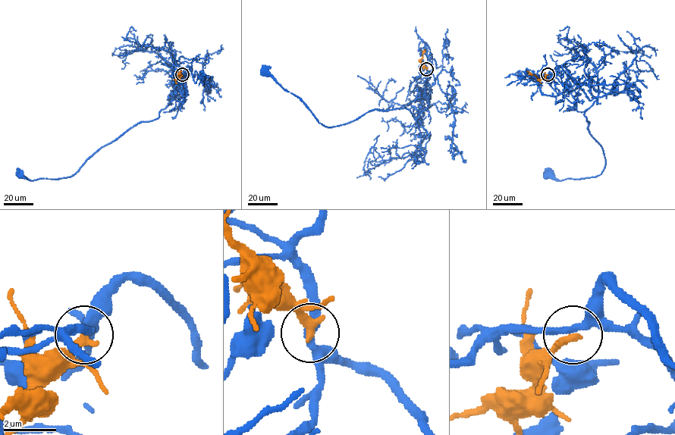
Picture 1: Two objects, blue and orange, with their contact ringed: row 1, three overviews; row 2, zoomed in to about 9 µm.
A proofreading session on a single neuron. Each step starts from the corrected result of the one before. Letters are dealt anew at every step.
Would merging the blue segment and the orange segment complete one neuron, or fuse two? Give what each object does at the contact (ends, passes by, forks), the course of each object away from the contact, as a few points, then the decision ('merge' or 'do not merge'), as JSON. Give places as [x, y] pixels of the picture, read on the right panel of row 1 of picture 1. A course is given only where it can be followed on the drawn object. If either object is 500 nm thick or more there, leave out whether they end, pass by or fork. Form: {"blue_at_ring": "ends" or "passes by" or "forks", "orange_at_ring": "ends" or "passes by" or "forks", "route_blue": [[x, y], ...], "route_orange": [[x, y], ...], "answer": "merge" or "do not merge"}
{"blue_at_ring": "passes by", "orange_at_ring": "ends", "route_blue": [[547, 74], [563, 70], [590, 88], [597, 98], [584, 115], [605, 160], [594, 177], [547, 175]], "route_orange": [[547, 75], [540, 79], [527, 71]], "answer": "do not merge"}

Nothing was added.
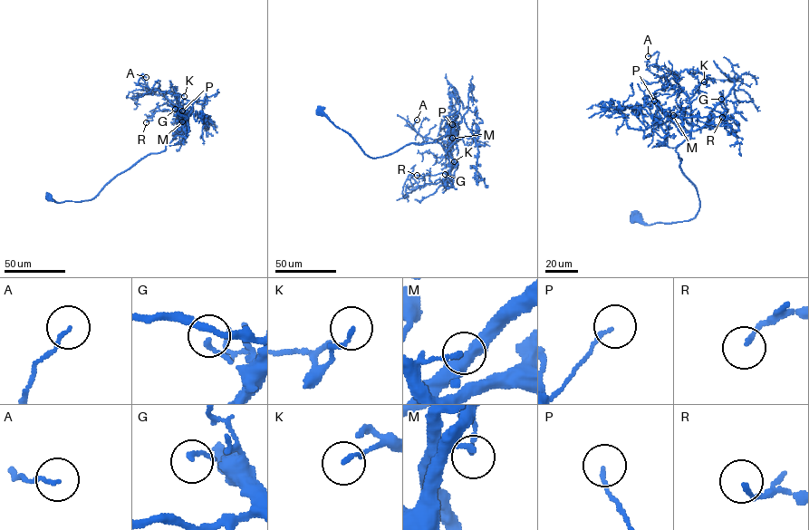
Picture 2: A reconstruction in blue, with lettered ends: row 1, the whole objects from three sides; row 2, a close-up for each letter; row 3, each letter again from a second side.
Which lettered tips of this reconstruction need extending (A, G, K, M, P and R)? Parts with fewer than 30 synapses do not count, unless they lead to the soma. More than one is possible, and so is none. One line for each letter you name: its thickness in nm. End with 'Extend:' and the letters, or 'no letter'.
Extend: no letter

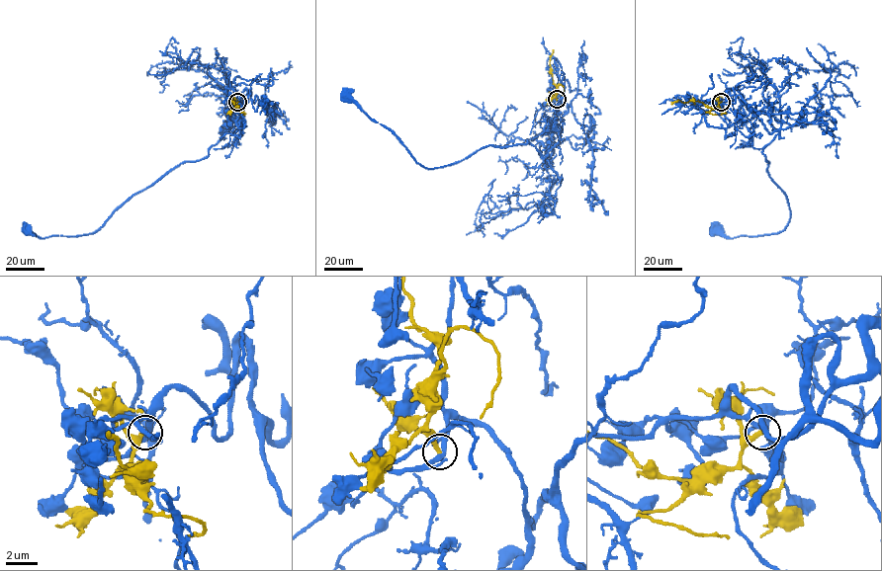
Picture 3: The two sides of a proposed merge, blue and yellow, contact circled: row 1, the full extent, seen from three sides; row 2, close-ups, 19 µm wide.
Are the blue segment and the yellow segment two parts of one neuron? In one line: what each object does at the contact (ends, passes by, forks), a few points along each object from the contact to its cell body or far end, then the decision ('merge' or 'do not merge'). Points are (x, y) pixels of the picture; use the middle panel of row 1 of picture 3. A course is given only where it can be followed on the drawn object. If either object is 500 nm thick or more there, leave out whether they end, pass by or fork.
blue passes by; yellow ends there; blue runs (557, 99), (566, 101), (567, 112), (545, 157), (528, 141), (485, 145), (433, 168), (421, 166), (344, 94); yellow runs (557, 99), (550, 60), (553, 49); do not merge

